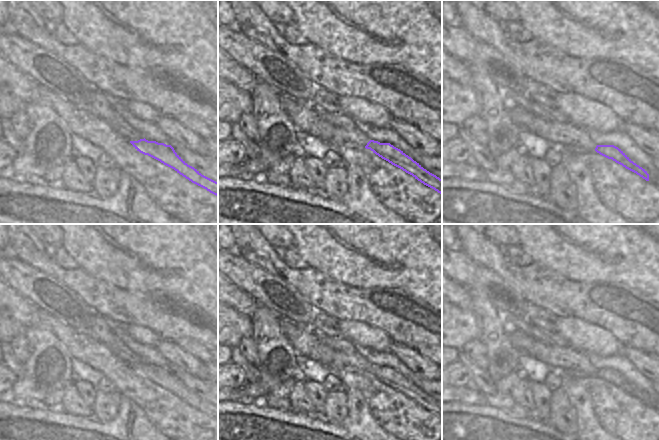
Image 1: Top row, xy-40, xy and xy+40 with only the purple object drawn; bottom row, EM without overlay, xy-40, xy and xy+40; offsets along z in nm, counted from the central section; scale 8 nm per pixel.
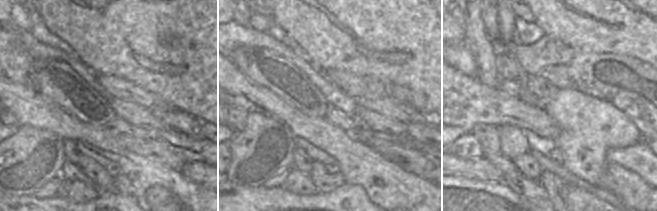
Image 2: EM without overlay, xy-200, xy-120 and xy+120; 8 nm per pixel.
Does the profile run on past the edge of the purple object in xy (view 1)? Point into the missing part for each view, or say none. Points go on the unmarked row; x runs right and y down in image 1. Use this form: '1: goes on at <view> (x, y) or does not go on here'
1: goes on at xy (350, 361)

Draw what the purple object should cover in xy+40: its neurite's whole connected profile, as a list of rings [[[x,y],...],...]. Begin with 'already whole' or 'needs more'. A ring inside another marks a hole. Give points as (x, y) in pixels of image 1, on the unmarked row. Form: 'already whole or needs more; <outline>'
needs more; [[[507,327],[507,336],[519,355],[528,355],[563,374],[582,375],[585,378],[596,375],[649,405],[647,395],[634,387],[621,373],[614,369],[596,369],[585,353],[572,347],[548,345],[518,329],[512,331],[510,327]]]

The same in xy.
needs more; [[[335,351],[331,366],[334,369],[365,371],[366,373],[370,373],[382,383],[402,393],[424,409],[434,413],[442,419],[442,403],[424,393],[419,387],[390,367],[380,367],[371,364],[357,352],[344,353],[342,351]]]

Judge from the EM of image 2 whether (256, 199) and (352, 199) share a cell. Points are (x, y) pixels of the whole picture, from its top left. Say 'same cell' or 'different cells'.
same cell

